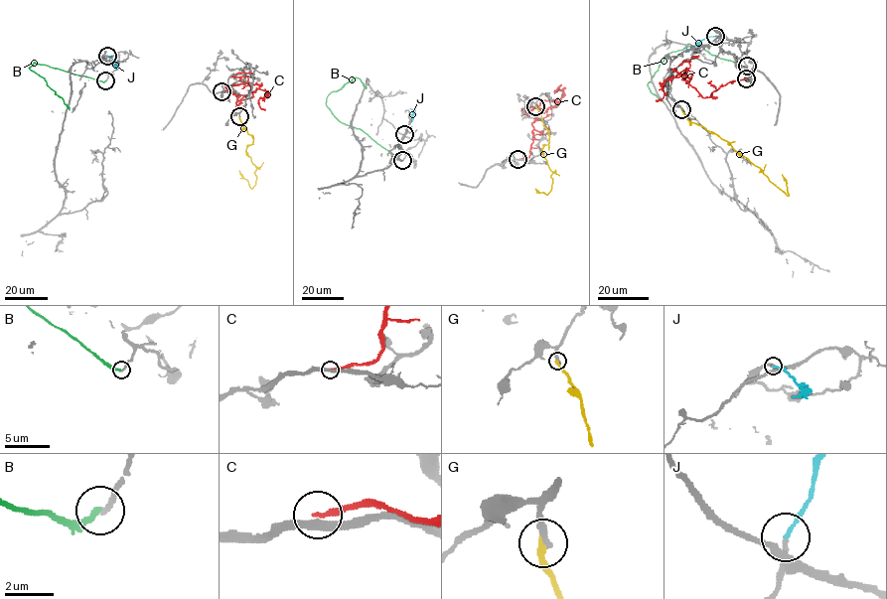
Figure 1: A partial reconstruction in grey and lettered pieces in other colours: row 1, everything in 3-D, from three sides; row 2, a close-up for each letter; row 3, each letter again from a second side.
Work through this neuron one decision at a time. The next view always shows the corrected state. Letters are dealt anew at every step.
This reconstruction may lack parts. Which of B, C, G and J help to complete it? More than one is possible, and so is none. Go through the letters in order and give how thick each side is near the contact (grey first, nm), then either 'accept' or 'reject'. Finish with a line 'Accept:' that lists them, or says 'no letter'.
B: 200/220 nm | reject
C: 320/220 nm | reject
G: 280/280 nm | reject
J: 200/180 nm | accept
Accept: J

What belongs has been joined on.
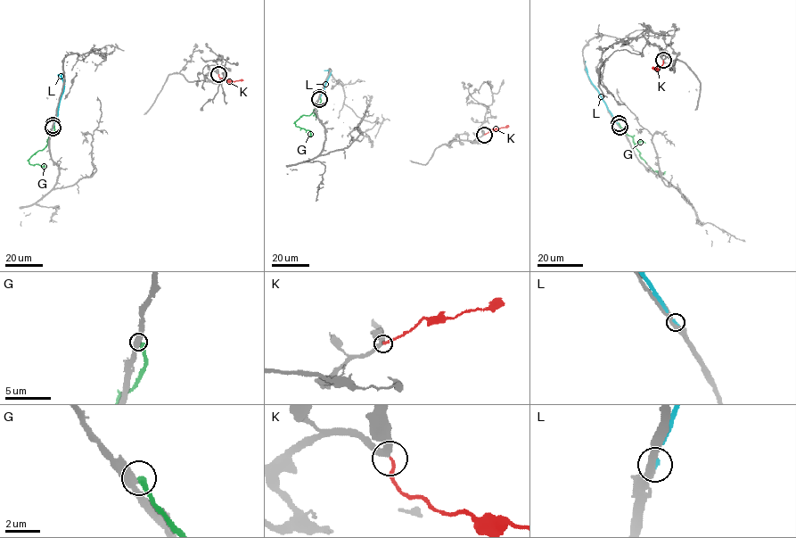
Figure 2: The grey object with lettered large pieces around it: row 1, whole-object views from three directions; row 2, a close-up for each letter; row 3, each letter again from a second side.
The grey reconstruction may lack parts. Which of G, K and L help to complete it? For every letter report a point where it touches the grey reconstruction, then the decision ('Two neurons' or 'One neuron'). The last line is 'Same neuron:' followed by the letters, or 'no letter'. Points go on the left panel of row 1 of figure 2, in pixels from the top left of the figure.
G: Touches grey at (53, 125). Two neurons
K: Touches grey at (218, 74). One neuron
L: Touches grey at (53, 128). Two neurons
Same neuron: K

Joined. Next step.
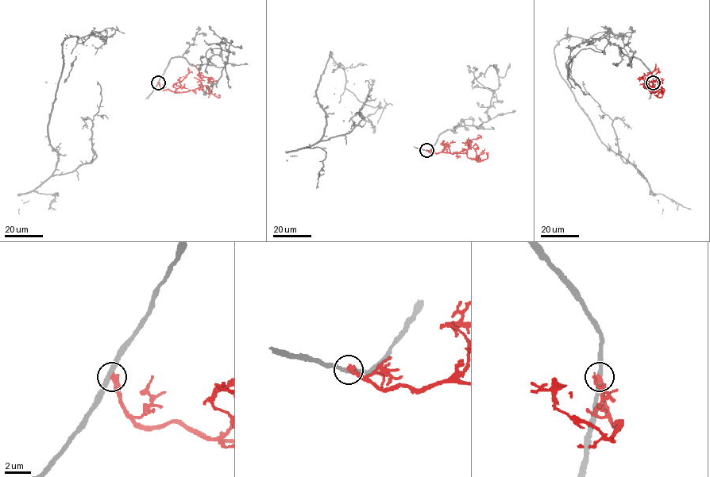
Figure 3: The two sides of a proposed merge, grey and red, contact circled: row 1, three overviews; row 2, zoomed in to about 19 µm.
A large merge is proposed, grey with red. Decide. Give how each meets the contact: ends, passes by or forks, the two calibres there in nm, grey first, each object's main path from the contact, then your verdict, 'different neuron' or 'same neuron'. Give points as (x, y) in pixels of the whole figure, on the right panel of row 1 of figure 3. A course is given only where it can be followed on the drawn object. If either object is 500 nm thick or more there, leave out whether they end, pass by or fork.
grey passes by; red ends there; 320 nm thick on the grey side, 440 nm on the other; grey runs (653, 82), (609, 28), (554, 48), (598, 138), (641, 175), (583, 81); red runs (653, 82), (656, 92), (653, 90), (652, 88), (660, 89), (662, 93), (657, 82), (650, 80); different neuron

